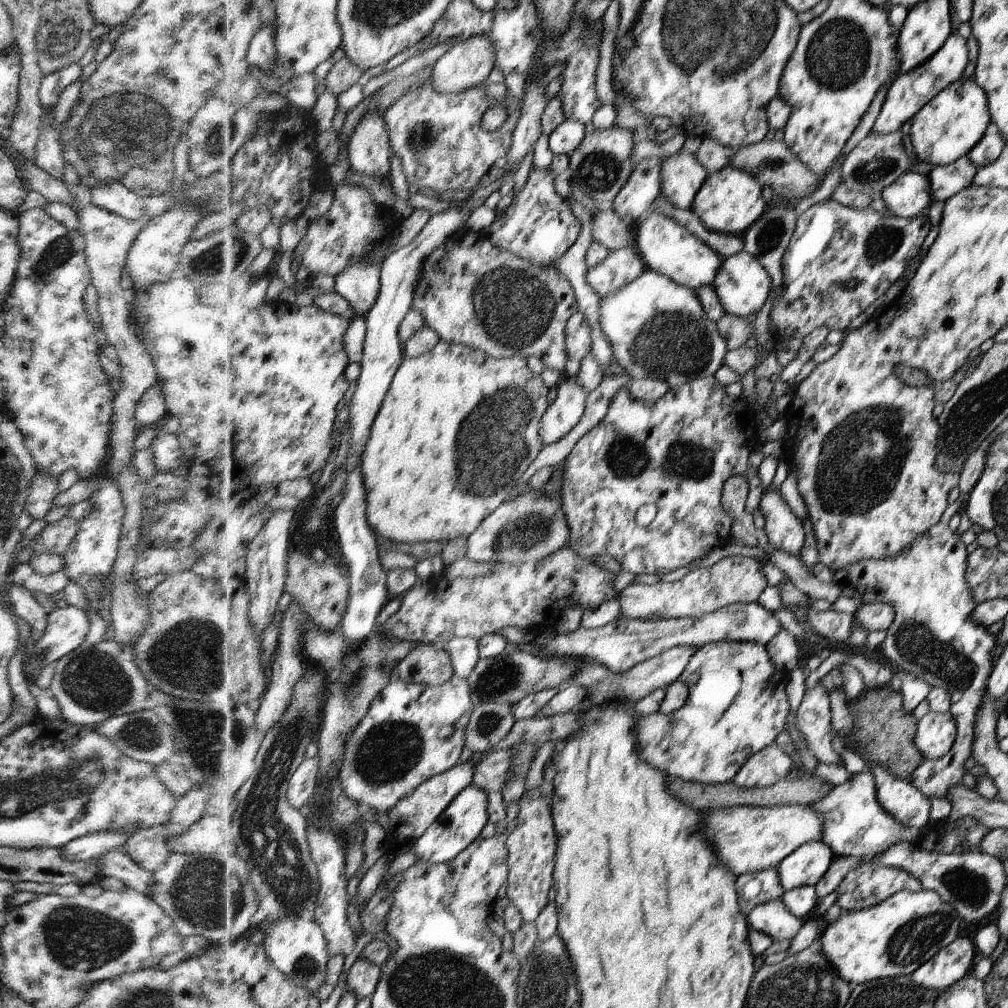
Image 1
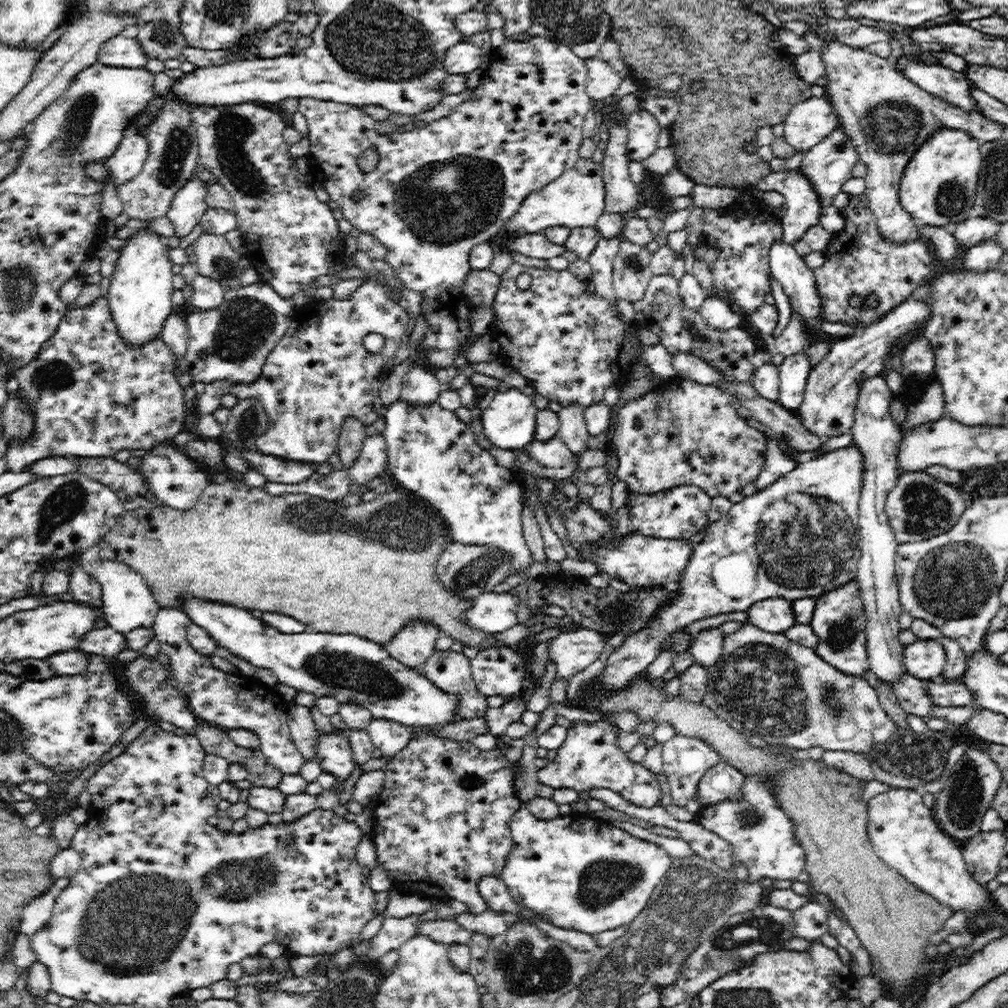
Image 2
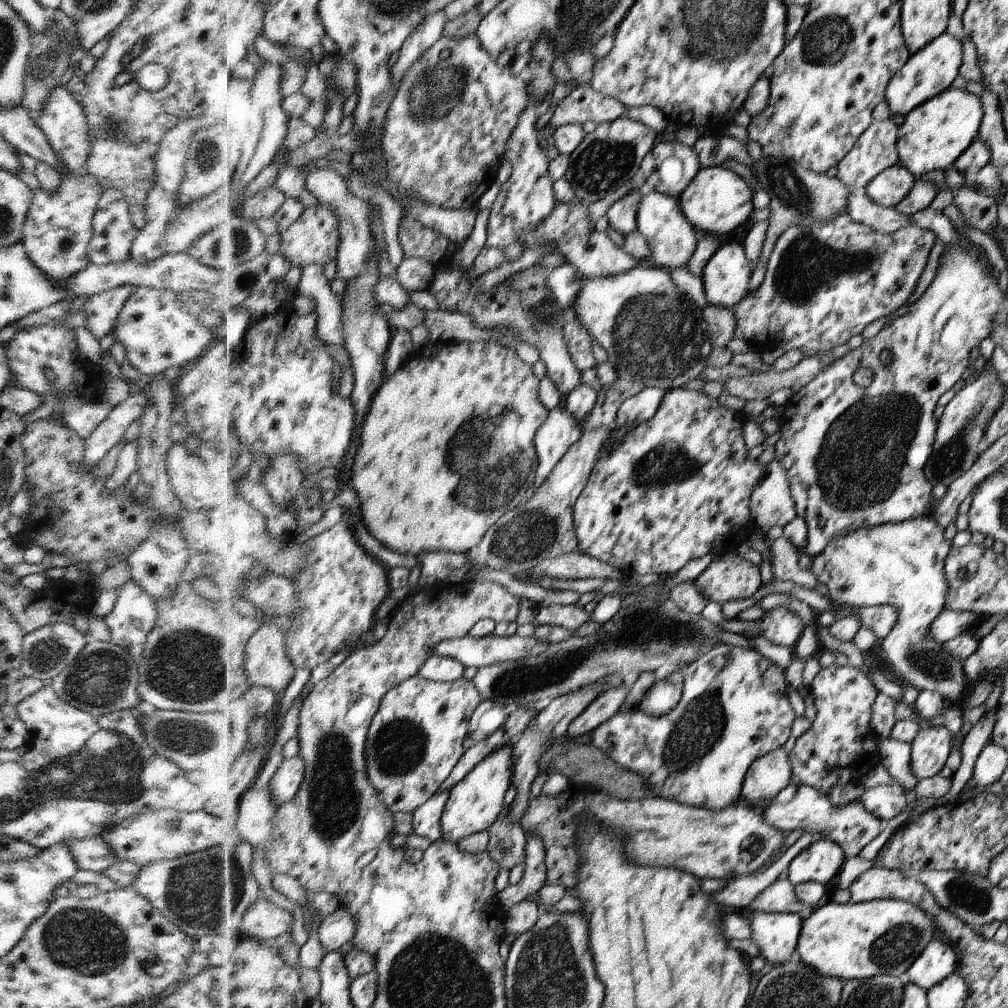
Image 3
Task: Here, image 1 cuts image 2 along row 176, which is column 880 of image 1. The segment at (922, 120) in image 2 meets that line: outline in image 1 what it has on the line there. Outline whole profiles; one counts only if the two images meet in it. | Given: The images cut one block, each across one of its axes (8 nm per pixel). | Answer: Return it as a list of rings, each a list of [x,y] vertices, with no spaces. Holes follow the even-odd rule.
[[[863,863],[859,868],[851,871],[837,887],[837,902],[846,911],[862,910],[863,908],[873,907],[878,903],[884,902],[892,895],[900,891],[918,892],[923,889],[920,880],[905,870],[895,866],[876,865]]]

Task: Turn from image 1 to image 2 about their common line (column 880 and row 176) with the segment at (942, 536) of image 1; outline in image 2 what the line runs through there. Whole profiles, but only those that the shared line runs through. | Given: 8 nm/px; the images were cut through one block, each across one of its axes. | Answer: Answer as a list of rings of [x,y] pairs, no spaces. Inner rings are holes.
[[[572,168],[563,172],[555,181],[543,186],[523,200],[518,212],[508,220],[506,234],[509,236],[524,236],[542,233],[551,226],[564,226],[570,229],[580,227],[595,227],[602,216],[605,207],[605,184],[598,170],[576,170]]]

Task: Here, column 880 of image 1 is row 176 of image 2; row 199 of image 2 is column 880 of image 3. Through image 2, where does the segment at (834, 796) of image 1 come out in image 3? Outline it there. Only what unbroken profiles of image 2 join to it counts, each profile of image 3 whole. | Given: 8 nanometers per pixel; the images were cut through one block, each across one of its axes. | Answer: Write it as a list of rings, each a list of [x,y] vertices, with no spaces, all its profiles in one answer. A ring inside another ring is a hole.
[[[791,782],[780,794],[774,796],[774,798],[769,801],[770,804],[763,809],[766,824],[774,825],[774,828],[779,828],[787,833],[793,830],[804,830],[805,833],[810,832],[810,834],[820,832],[824,838],[829,838],[841,845],[841,847],[845,849],[847,859],[857,856],[860,850],[862,850],[866,844],[872,842],[883,830],[883,826],[880,825],[882,824],[881,819],[875,817],[873,813],[862,804],[861,800],[852,800],[852,802],[848,802],[846,806],[834,806],[831,796],[826,796],[826,793],[818,792],[817,788],[810,788],[810,785],[795,785]]]

